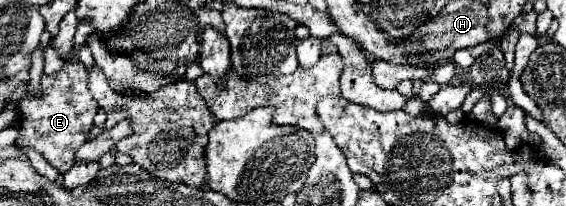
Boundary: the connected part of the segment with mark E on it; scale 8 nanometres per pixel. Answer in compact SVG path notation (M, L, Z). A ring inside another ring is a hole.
M73 54L63 58L63 68L51 76L41 76L39 94L23 94L19 100L19 120L21 136L19 144L37 150L51 166L61 174L69 172L73 166L73 154L87 140L87 134L93 126L93 116L99 110L97 100L89 94L89 74L87 68Z

